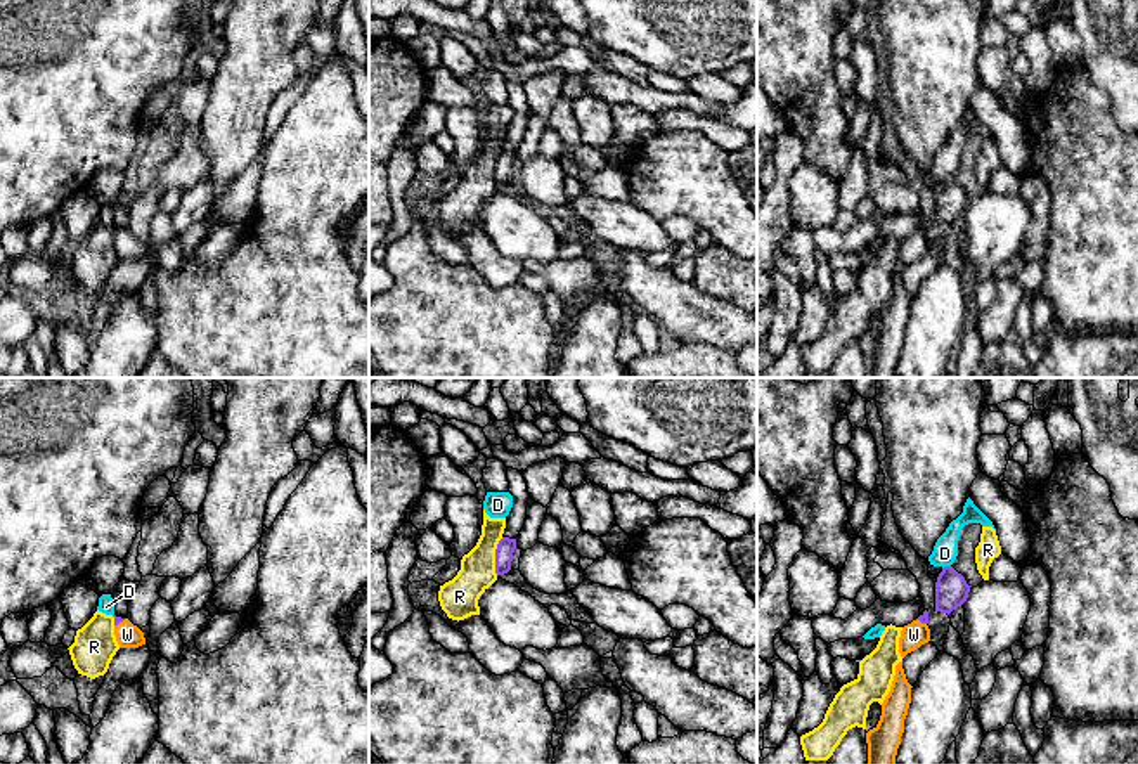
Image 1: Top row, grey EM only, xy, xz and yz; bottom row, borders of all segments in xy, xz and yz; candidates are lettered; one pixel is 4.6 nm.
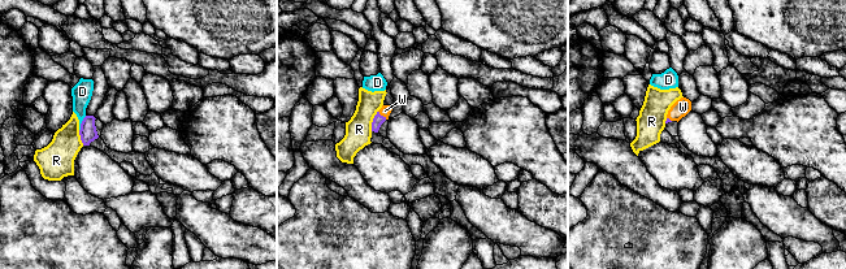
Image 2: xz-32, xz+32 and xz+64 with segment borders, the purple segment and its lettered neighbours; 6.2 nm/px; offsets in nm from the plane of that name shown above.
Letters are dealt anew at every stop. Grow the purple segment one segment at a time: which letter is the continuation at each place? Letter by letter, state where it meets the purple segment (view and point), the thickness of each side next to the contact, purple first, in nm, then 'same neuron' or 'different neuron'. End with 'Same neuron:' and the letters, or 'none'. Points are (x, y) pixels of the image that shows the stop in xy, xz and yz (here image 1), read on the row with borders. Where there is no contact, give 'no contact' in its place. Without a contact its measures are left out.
D: meets purple in yz at (946, 567); 160 nm thick on the purple side, 120 nm on the other; different neuron
R: meets purple in xz at (496, 556); 90 nm thick on the purple side, 180 nm on the other; different neuron
W: meets purple in xy at (120, 621); 30 nm thick on the purple side, 110 nm on the other; same neuron
Same neuron: W

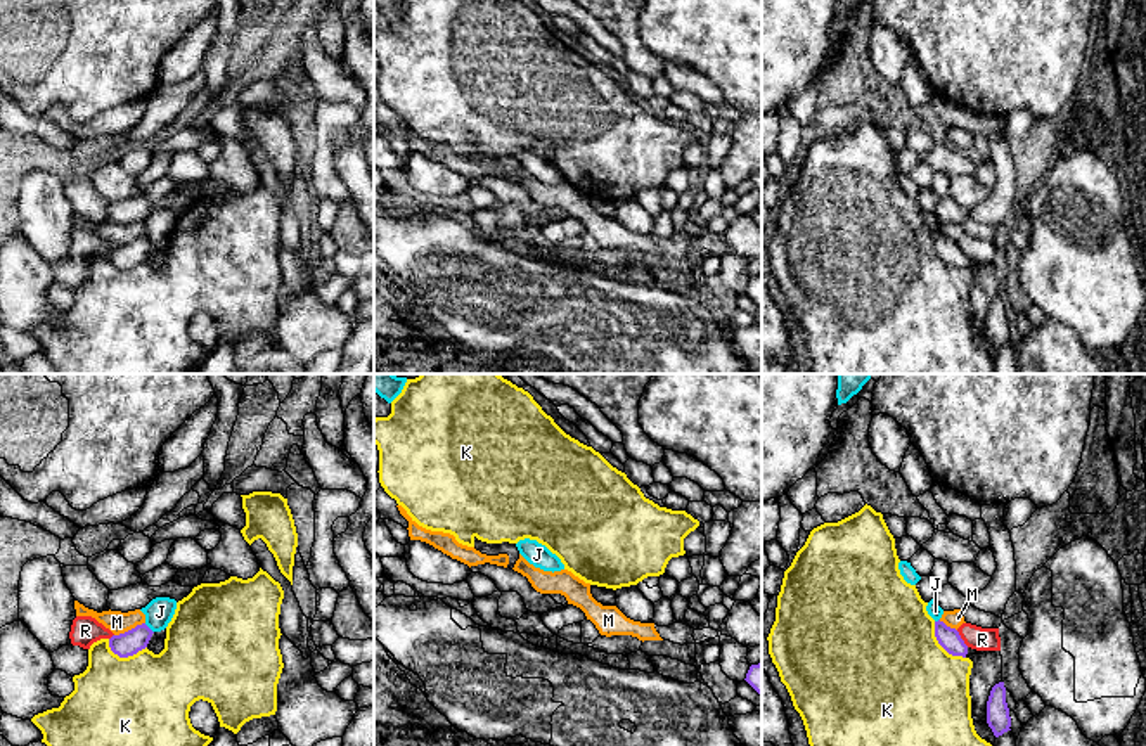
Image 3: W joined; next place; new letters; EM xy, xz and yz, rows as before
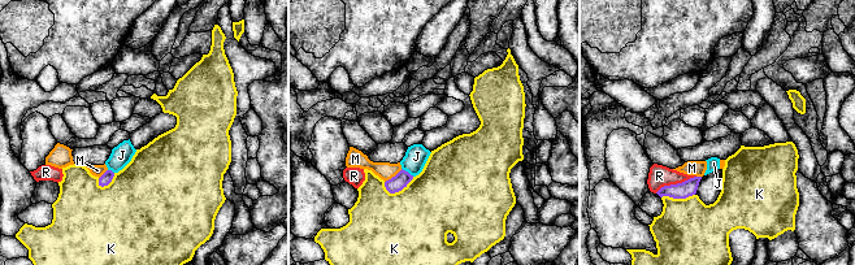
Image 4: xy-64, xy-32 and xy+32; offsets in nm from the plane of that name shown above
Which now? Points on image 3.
J: meets purple in xy at (149, 629); 110 nm thick on the purple side, 130 nm on the other; different neuron
K: meets purple in yz at (942, 646); 100 nm thick on the purple side, 500 nm on the other; different neuron
M: meets purple in xy at (128, 630); 110 nm thick on the purple side, 100 nm on the other; different neuron
R: meets purple in yz at (961, 639); 100 nm thick on the purple side, 110 nm on the other; different neuron
Same neuron: none

